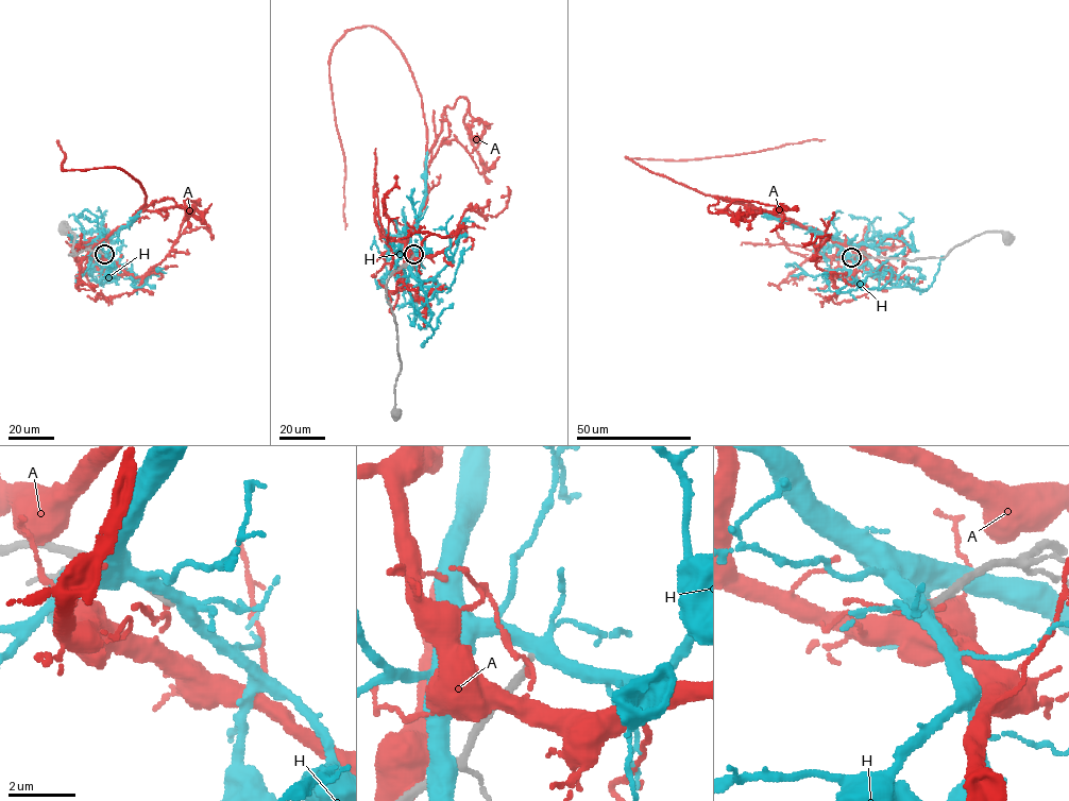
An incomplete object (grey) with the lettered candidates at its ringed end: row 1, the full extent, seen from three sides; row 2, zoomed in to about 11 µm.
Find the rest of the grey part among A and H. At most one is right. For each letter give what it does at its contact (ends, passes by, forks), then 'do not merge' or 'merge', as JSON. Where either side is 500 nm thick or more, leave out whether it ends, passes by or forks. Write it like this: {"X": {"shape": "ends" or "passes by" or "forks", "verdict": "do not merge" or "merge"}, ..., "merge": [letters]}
{"A": {"shape": "passes by", "verdict": "do not merge"}, "H": {"shape": "forks", "verdict": "do not merge"}, "merge": []}

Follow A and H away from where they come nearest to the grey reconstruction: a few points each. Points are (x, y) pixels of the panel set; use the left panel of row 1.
A: (103, 254), (97, 256), (100, 244), (146, 203), (143, 190), (118, 168), (62, 170), (57, 140)
H: (103, 254), (100, 252), (104, 236), (92, 241), (104, 241), (105, 231), (109, 240), (102, 228), (96, 244)

